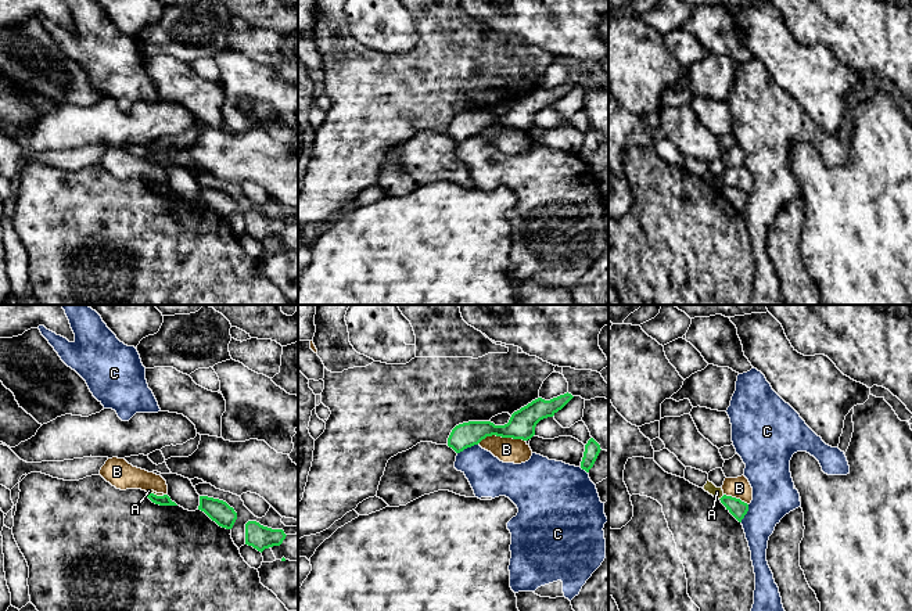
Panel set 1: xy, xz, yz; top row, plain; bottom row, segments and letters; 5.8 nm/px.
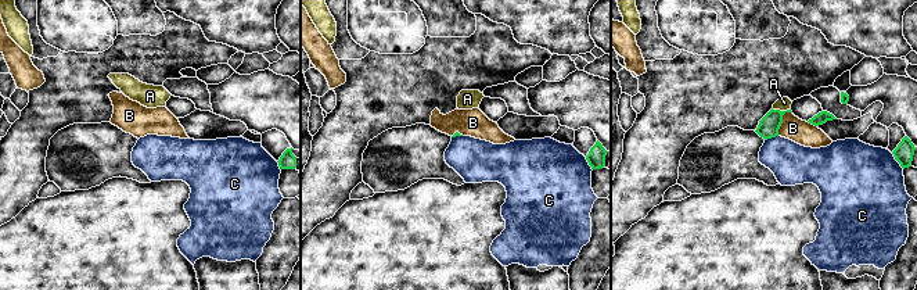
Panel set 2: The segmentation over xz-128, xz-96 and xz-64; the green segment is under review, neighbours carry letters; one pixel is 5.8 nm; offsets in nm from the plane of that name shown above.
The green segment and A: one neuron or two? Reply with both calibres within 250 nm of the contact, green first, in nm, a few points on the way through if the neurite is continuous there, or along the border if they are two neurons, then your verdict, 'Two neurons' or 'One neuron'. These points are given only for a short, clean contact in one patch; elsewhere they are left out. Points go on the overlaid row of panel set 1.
Thickness 100 nm (green) against 60 nm. Boundary: yz (724, 495), (720, 499). Two neurons

